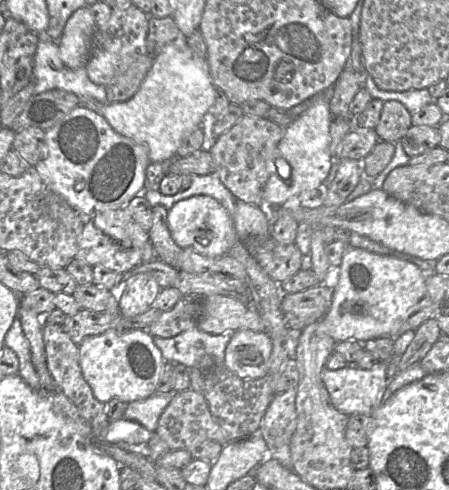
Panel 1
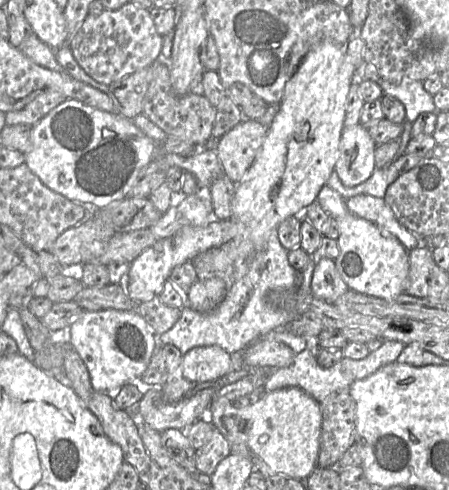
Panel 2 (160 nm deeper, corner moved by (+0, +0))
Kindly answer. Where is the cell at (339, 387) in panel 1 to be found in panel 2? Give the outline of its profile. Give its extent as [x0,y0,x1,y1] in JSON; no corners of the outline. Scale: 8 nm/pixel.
[263,340,405,405]

